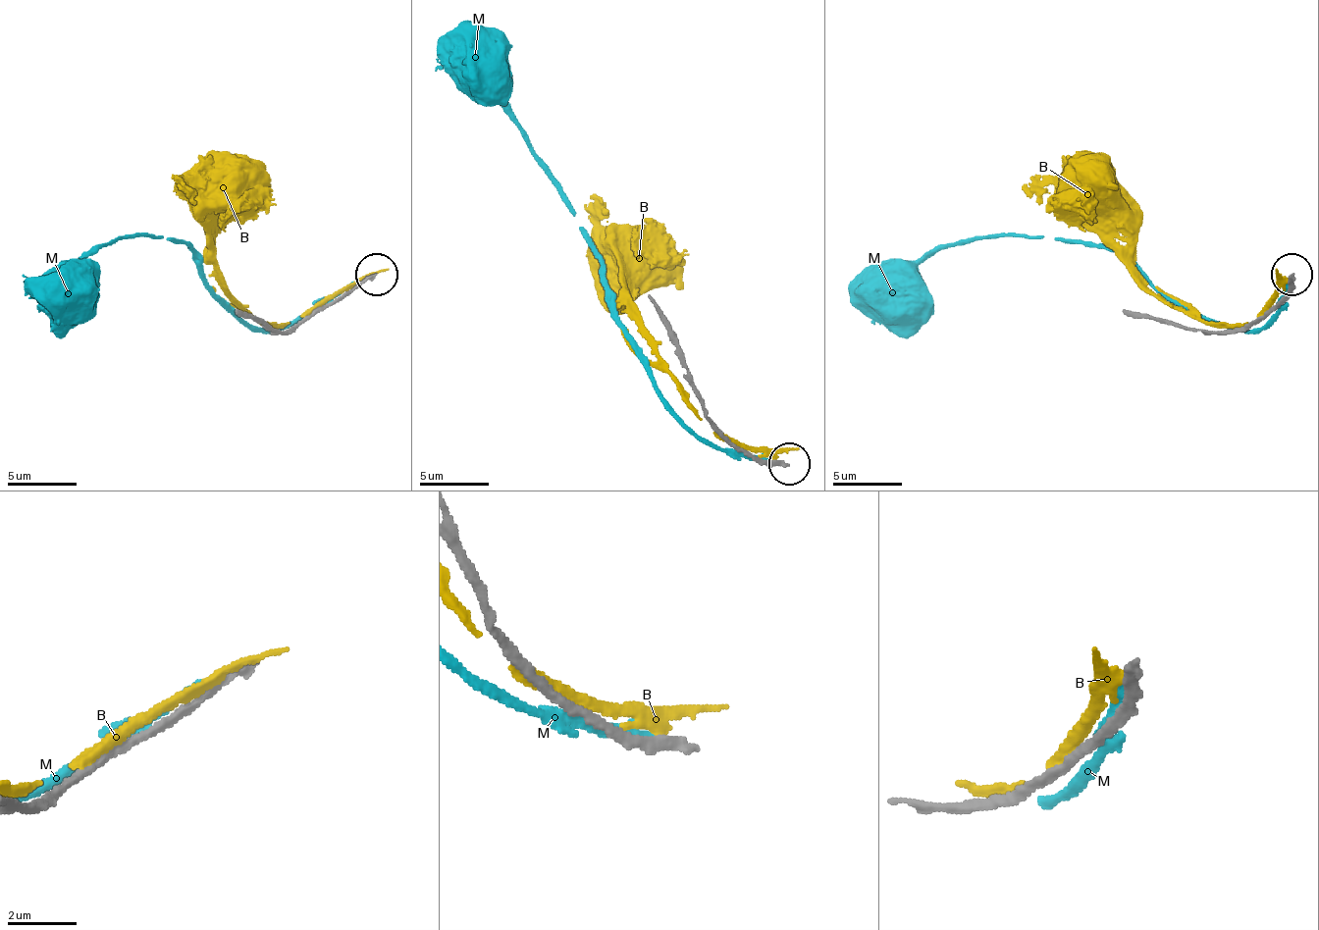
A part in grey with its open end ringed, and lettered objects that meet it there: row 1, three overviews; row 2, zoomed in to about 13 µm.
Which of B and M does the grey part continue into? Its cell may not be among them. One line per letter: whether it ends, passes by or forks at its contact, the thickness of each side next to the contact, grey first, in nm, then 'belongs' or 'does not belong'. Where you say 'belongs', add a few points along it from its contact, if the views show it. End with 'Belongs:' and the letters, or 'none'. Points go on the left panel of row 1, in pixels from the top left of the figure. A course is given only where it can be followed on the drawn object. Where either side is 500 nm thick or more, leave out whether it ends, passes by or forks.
B: it passes by | 400/280 nm | does not belong
M: it passes by | 240/320 nm | does not belong
Belongs: none

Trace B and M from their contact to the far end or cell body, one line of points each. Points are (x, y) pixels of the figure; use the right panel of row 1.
B: (1289, 282), (1247, 324), (1188, 317), (1143, 282), (1120, 240), (1084, 206), (1091, 195), (1084, 185)
M: (1286, 292), (1261, 327), (1234, 331), (1164, 299), (1112, 251), (1053, 236), (932, 247), (894, 292)

